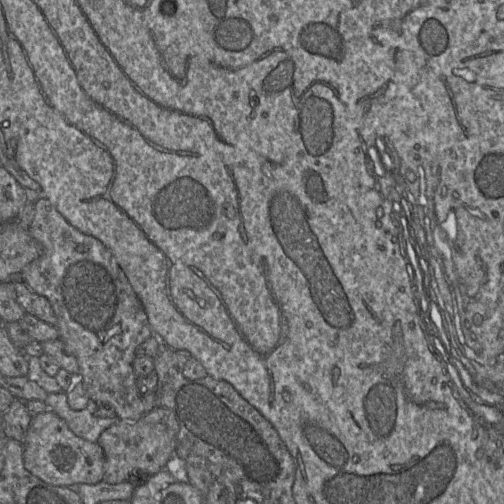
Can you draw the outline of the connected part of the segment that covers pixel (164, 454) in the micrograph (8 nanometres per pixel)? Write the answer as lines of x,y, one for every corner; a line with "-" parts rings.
157,406
138,420
119,420
105,429
98,444
105,454
103,481
118,484
127,481
133,470
154,475
162,470
175,453
179,424
172,409

